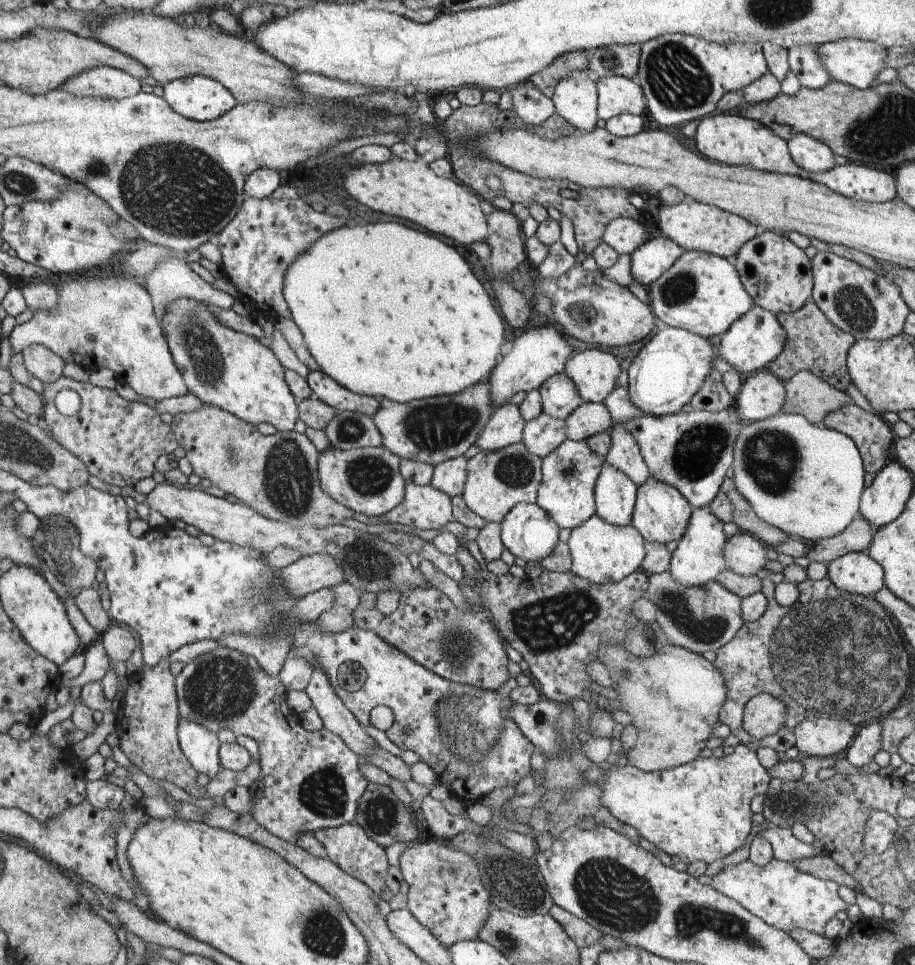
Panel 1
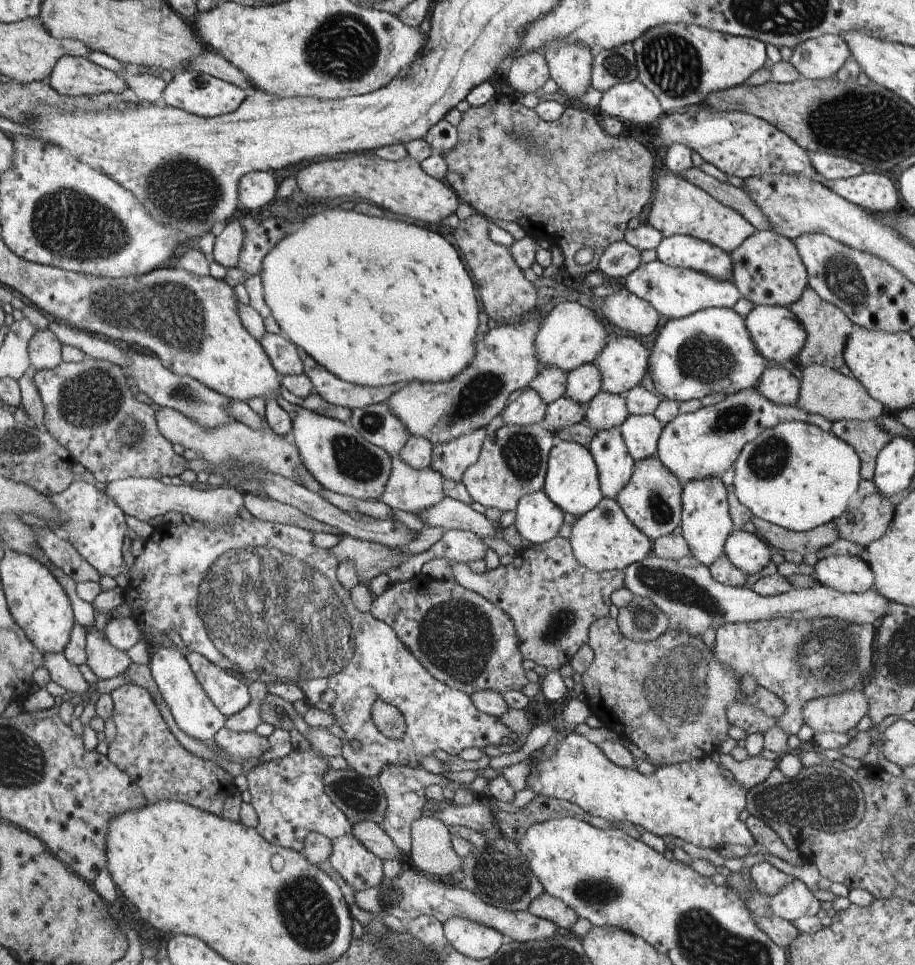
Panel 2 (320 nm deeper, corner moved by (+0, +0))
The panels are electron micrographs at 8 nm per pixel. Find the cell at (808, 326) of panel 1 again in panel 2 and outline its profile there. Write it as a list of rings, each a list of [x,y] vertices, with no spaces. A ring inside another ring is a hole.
[[[809,286],[804,290],[800,300],[796,300],[789,310],[796,316],[796,320],[802,324],[807,334],[806,343],[795,359],[796,365],[803,369],[812,364],[820,364],[838,371],[845,364],[843,351],[854,326],[847,315],[834,304],[821,300]]]

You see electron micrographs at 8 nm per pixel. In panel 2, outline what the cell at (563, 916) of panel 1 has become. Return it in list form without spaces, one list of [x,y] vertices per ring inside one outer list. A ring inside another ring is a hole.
[[[546,891],[530,904],[528,911],[539,918],[554,922],[560,931],[571,931],[579,918],[562,900],[550,896]]]

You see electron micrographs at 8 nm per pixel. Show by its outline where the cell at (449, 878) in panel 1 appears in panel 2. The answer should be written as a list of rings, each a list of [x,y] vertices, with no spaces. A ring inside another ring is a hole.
[[[362,821],[353,824],[351,834],[354,834],[369,852],[382,860],[398,860],[401,857],[401,849],[394,844],[389,834],[374,822]]]

